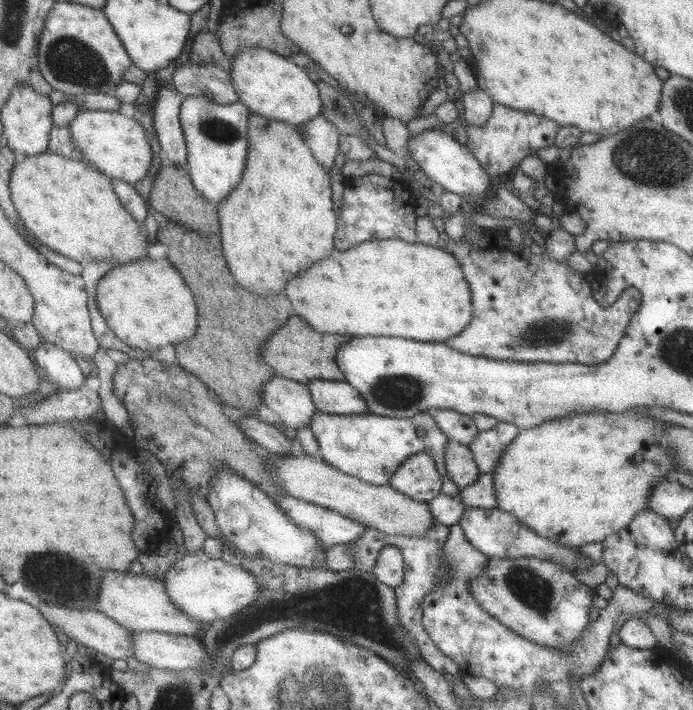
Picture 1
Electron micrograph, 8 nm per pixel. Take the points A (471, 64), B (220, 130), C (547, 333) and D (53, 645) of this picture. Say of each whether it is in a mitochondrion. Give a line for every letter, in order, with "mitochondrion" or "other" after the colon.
A: other
B: mitochondrion
C: mitochondrion
D: other

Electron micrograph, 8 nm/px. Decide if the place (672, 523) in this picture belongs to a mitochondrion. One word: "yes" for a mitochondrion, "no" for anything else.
no

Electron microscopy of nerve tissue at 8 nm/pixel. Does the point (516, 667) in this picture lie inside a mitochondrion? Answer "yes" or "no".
no

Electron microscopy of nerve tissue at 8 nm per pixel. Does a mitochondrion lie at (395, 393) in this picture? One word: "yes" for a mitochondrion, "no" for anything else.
yes

